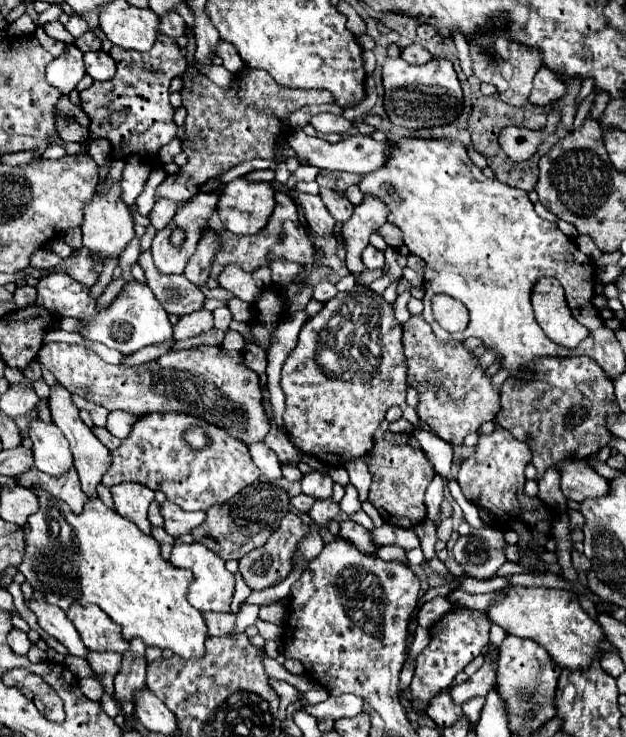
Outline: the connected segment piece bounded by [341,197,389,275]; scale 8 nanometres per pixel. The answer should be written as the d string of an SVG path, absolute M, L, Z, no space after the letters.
M365 197L361 205L353 209L353 215L343 223L341 239L345 245L347 267L353 275L359 275L365 265L361 263L361 253L369 245L369 237L387 221L387 207L375 197Z

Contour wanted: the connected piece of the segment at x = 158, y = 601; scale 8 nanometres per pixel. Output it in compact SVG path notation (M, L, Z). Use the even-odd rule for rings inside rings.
M33 485L31 489L39 495L39 509L27 521L29 533L25 537L25 555L17 571L25 575L33 589L45 595L47 603L53 603L63 611L67 611L75 601L83 605L95 603L111 617L113 623L121 625L121 633L127 641L133 637L141 637L145 645L171 649L183 659L203 657L203 643L207 639L205 621L185 597L187 587L193 581L189 569L179 569L173 567L169 561L163 561L159 555L159 543L151 535L141 533L129 519L105 507L99 497L89 499L81 513L73 513L67 503L61 503L61 499L49 495L41 487Z

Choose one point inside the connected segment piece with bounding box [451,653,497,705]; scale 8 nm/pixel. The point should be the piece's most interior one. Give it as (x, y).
(479, 683)

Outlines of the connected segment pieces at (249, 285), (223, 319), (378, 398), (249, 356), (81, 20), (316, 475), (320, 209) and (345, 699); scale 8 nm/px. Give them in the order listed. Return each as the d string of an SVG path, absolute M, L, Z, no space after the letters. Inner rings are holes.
M229 265L225 271L221 271L217 281L223 289L231 291L235 297L239 297L241 301L247 301L247 303L255 303L257 297L261 295L261 289L255 285L251 273L241 271L241 267L237 267L237 265Z
M219 307L213 311L213 317L215 317L215 327L217 329L223 329L227 331L229 329L229 323L231 323L231 311L227 307Z
M355 287L353 291L349 293L337 293L331 301L327 301L327 305L315 315L311 317L311 321L307 321L299 333L299 341L297 341L297 347L289 353L289 357L285 359L283 363L283 369L281 369L281 389L285 393L285 413L283 413L283 423L285 423L285 429L287 429L287 435L289 435L289 441L301 451L301 453L307 453L307 455L313 455L315 459L319 459L321 463L325 465L333 465L333 467L339 467L339 465L345 465L347 461L353 461L361 455L365 455L371 447L373 447L373 433L377 431L377 425L380 425L381 421L385 419L385 414L391 405L401 405L404 418L408 420L413 429L420 429L419 417L416 414L414 408L405 405L405 393L407 393L407 369L405 369L405 355L403 355L403 347L401 347L401 325L399 321L395 319L393 315L393 309L391 305L387 305L377 293L373 293L371 289L367 287Z
M254 343L247 344L243 351L245 364L260 376L261 388L267 384L266 376L266 352Z
M71 13L69 23L65 25L65 29L67 29L73 37L81 37L85 31L89 31L85 17L83 17L83 15L77 15L77 13Z
M313 469L301 479L301 489L305 495L311 495L315 499L327 499L333 493L333 479L329 473L321 469Z
M277 179L269 181L271 187L275 191L281 191L281 193L287 193L301 209L303 209L303 217L309 225L309 229L317 235L331 235L333 233L333 227L335 227L335 219L329 215L329 211L325 209L321 197L317 195L307 195L307 193L301 193L297 191L295 187L287 187L283 183L279 183Z
M331 695L323 703L305 707L305 711L315 715L317 719L323 719L323 717L333 717L333 719L355 717L355 715L359 715L363 711L363 699L357 697L357 695L339 695L339 697Z

